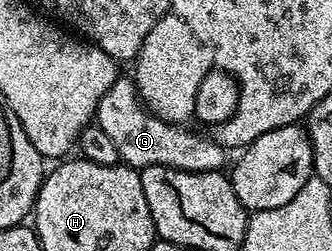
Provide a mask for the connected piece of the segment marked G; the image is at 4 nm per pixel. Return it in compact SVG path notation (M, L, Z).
M119 76L107 88L107 92L99 100L95 115L96 125L107 132L108 138L112 140L117 149L117 157L126 166L134 168L144 168L146 166L170 166L176 170L190 170L191 172L207 172L208 170L220 171L221 165L225 162L226 151L218 142L214 142L212 137L196 134L184 125L176 122L164 122L159 116L155 116L145 107L144 102L137 95L137 85L132 77Z

